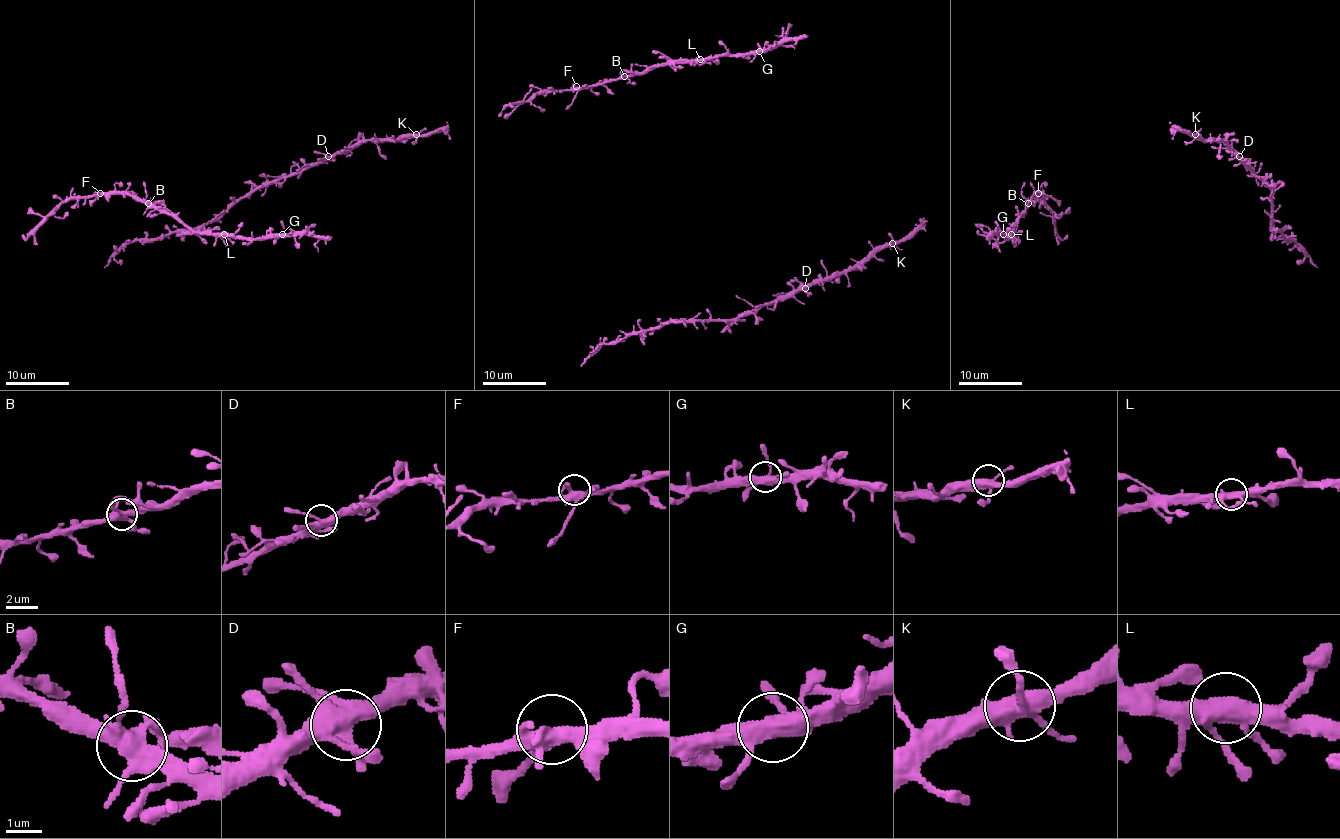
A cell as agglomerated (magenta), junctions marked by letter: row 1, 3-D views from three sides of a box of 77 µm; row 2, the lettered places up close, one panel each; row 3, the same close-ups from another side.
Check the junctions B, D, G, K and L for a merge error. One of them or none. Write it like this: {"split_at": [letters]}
{"split_at": []}

